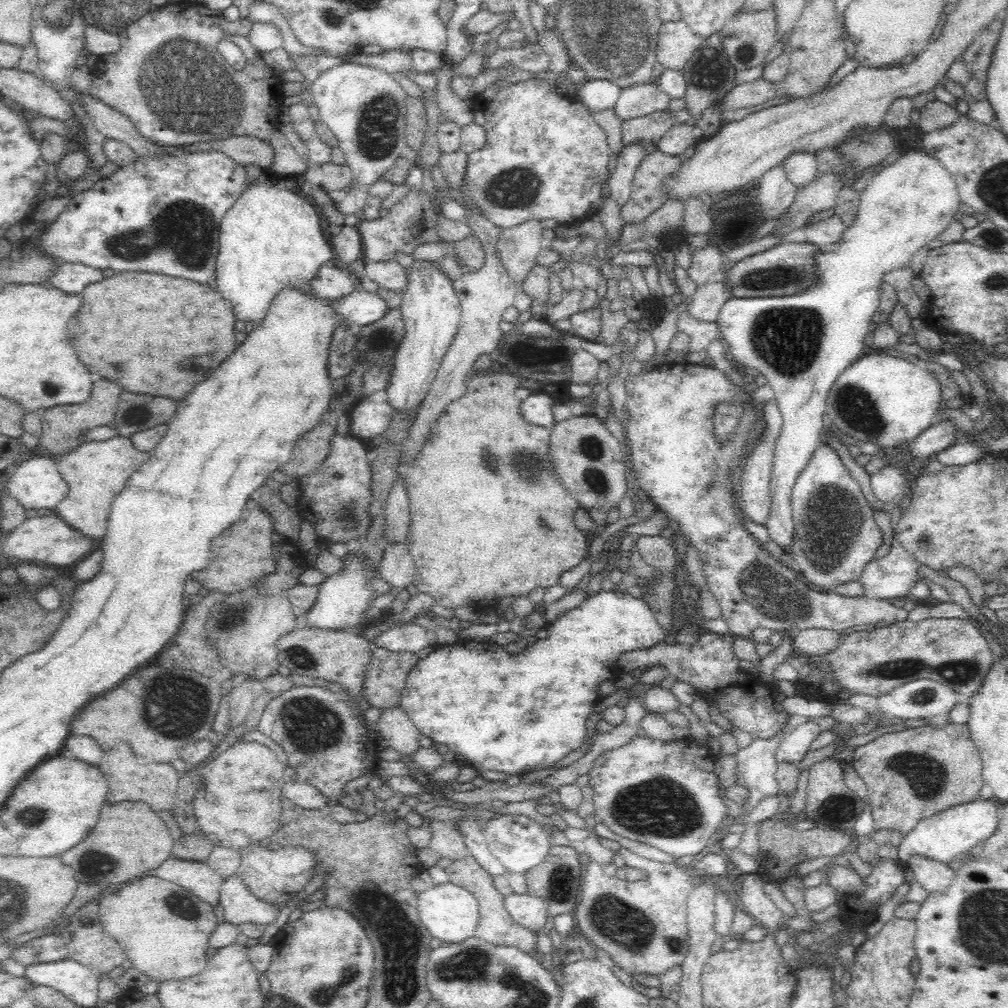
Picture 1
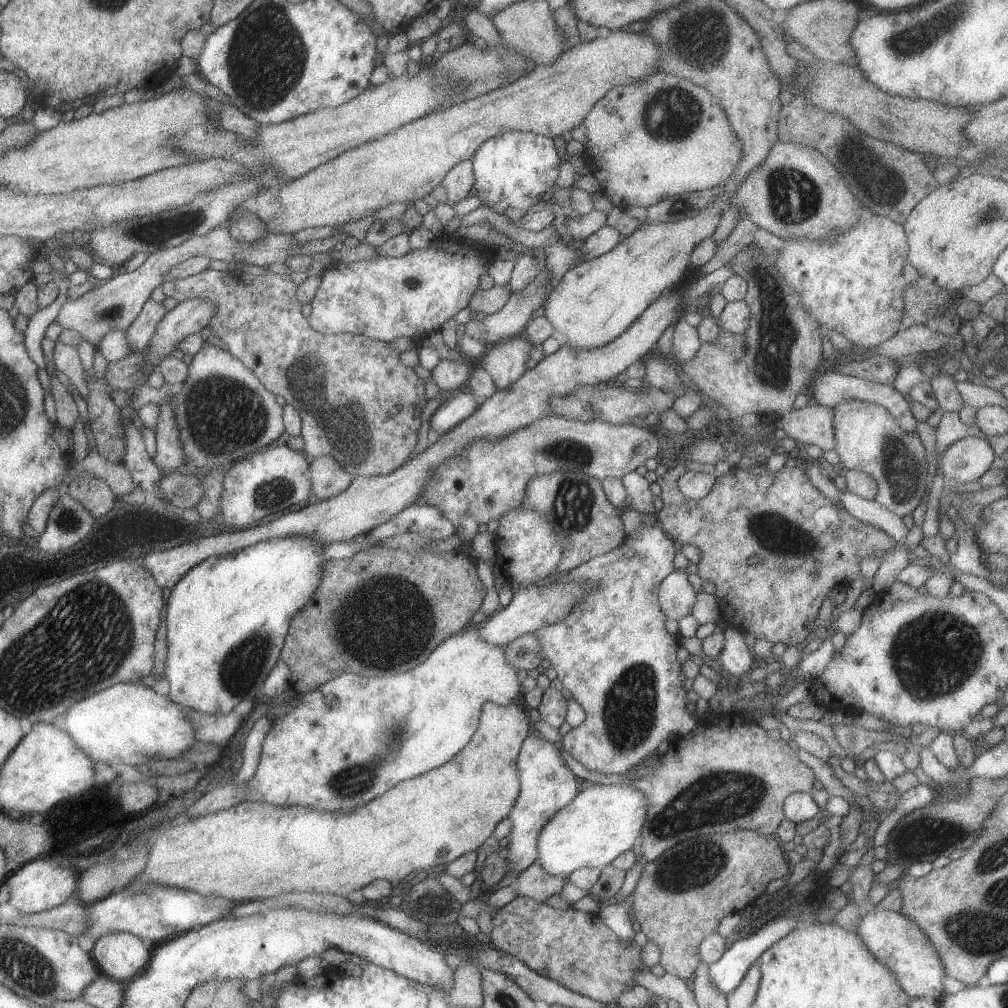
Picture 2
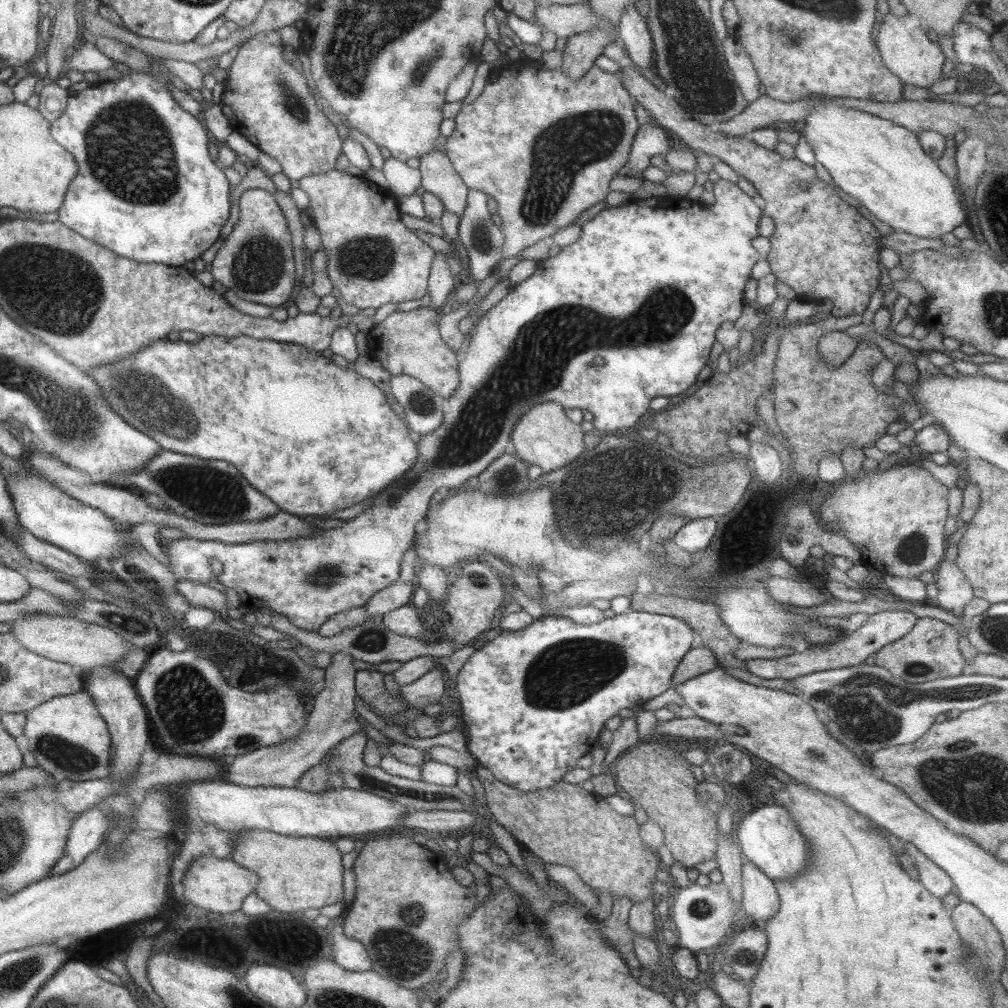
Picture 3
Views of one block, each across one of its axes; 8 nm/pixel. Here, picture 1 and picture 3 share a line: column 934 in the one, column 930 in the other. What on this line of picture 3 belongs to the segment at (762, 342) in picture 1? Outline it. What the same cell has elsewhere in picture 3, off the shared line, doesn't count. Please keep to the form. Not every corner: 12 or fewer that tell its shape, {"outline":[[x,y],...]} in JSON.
{"outline":[[803,100],[803,136],[837,186],[894,231],[967,223],[914,132]]}

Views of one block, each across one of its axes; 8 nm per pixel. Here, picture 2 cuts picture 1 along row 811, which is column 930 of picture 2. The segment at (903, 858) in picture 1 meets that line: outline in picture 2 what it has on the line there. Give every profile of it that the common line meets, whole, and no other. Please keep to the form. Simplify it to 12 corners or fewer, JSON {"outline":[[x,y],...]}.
{"outline":[[901,911],[863,913],[856,934],[908,996],[942,1000],[948,977]]}

